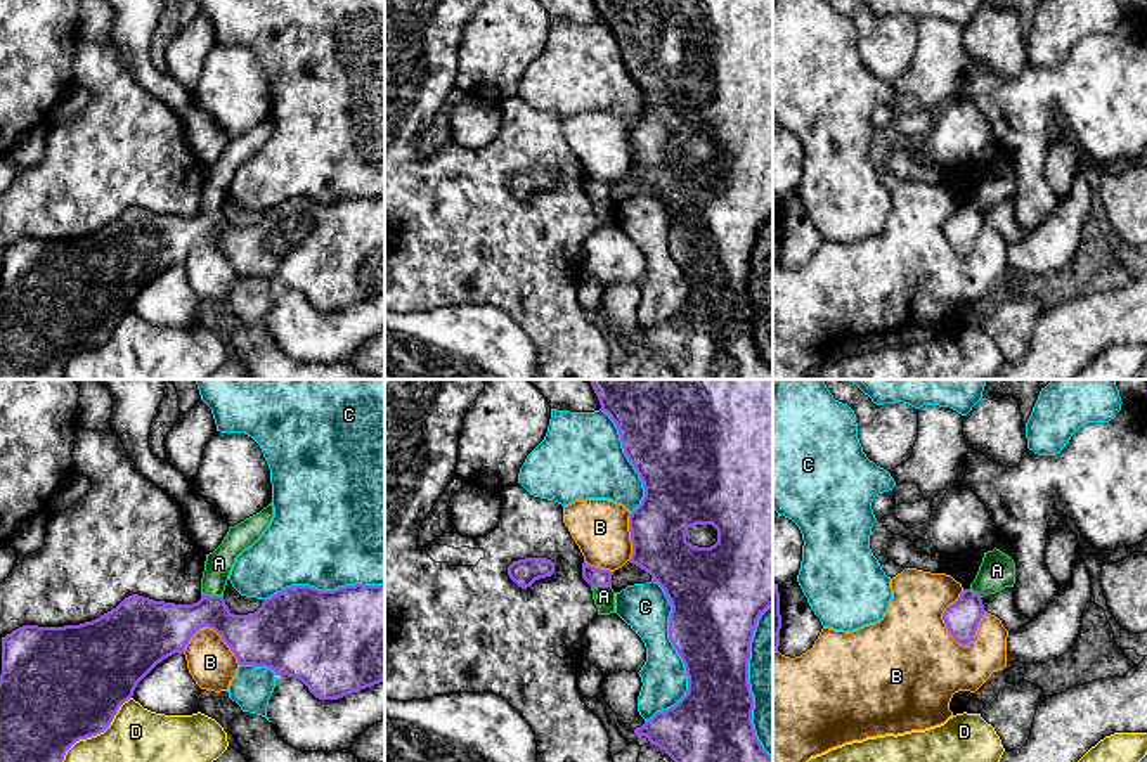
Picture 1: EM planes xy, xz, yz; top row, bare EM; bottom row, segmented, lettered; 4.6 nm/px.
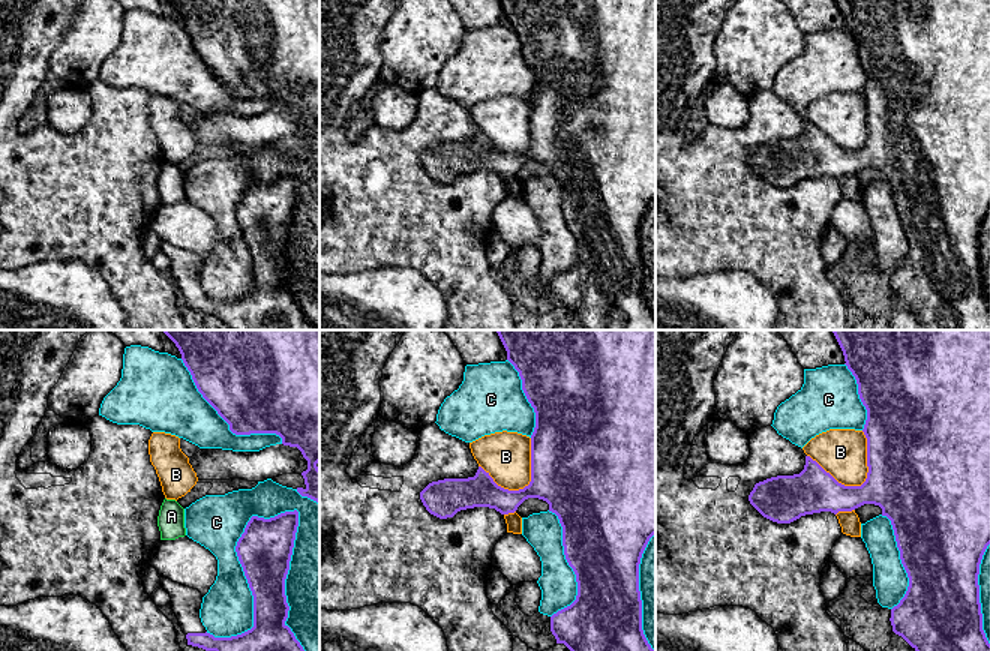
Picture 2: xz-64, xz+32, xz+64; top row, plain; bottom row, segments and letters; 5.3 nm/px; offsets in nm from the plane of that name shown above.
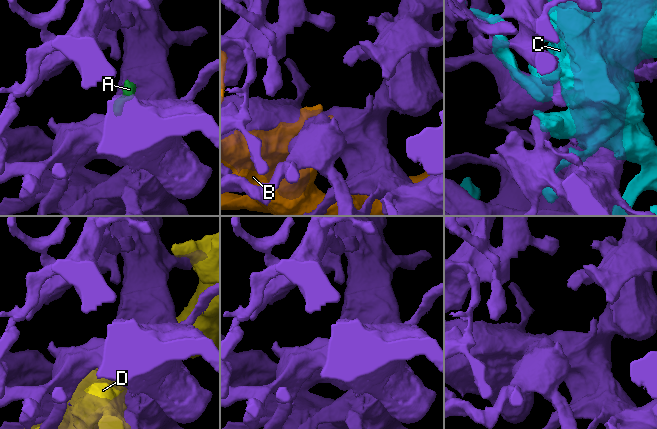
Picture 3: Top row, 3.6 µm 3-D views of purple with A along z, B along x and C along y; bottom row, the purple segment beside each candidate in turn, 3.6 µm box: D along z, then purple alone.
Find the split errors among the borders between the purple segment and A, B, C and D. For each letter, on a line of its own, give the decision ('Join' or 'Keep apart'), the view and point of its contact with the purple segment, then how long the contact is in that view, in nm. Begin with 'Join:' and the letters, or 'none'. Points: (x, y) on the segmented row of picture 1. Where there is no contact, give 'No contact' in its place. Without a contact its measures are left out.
Join: A
A: Join. Touches purple at xy (212, 596). Shared border 110 nm
B: Keep apart. Touches purple at yz (943, 619). Shared border 280 nm
C: Keep apart. Touches purple at xz (680, 655). Shared border 650 nm
D: Keep apart. Touches purple at xy (97, 733). Shared border 440 nm

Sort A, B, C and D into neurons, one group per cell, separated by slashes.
A / B / C / D

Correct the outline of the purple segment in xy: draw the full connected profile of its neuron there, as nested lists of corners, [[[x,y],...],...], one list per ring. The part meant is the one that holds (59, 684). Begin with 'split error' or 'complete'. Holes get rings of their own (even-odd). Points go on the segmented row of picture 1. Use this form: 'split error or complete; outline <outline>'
split error; outline [[[270,502],[260,513],[229,526],[222,544],[206,554],[198,603],[175,604],[132,594],[92,622],[64,627],[23,625],[2,637],[0,762],[62,762],[76,741],[104,733],[120,707],[133,696],[137,684],[165,658],[184,653],[203,627],[222,637],[239,665],[267,667],[275,675],[298,679],[319,700],[338,700],[385,682],[385,585],[355,584],[334,591],[291,585],[263,599],[255,613],[234,615],[229,610],[224,591],[236,558],[263,535],[272,518]]]

